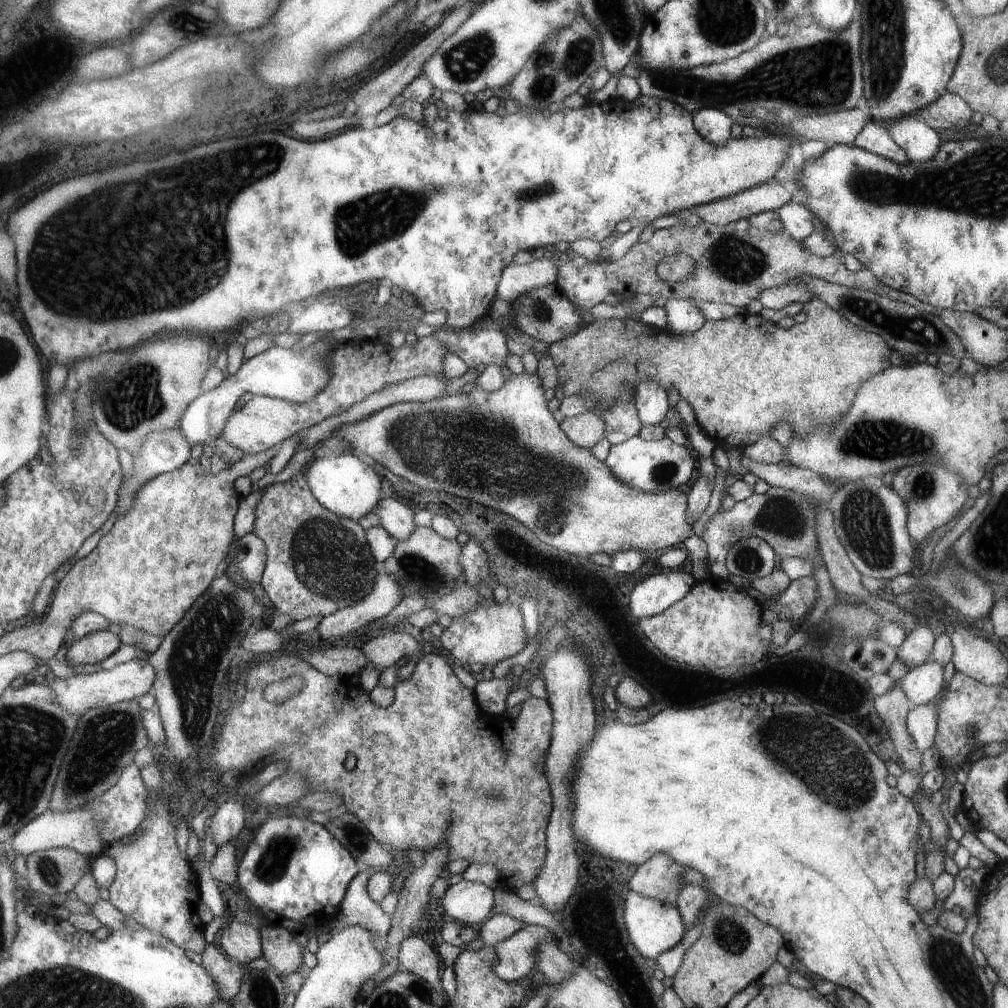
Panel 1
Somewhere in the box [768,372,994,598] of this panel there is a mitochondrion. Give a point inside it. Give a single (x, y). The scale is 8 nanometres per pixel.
(864, 521)

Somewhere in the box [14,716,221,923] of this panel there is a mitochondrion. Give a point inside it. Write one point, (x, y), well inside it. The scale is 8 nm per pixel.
(49, 870)

